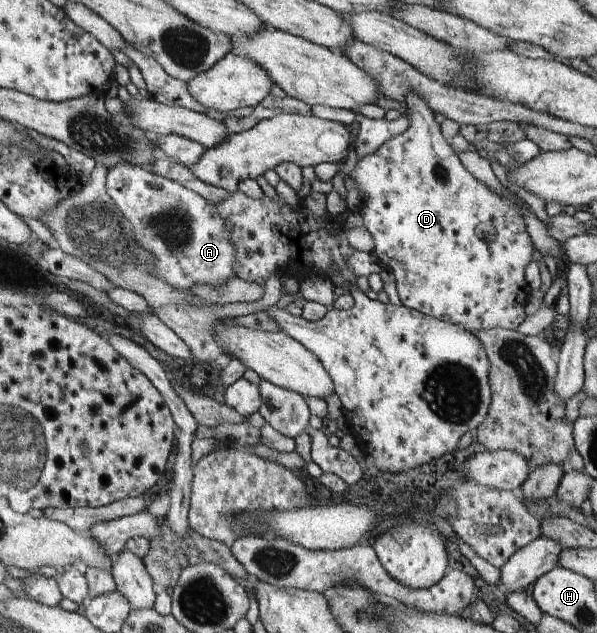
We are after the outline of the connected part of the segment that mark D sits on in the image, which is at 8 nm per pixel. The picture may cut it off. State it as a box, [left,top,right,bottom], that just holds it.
[344,91,535,332]

